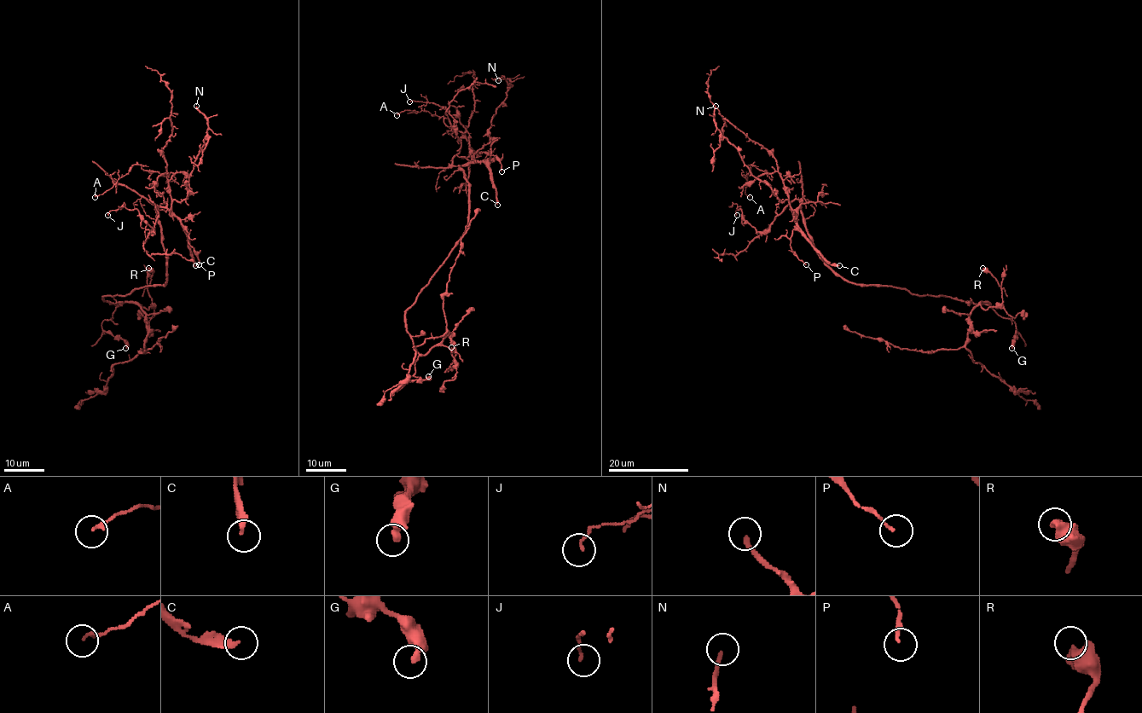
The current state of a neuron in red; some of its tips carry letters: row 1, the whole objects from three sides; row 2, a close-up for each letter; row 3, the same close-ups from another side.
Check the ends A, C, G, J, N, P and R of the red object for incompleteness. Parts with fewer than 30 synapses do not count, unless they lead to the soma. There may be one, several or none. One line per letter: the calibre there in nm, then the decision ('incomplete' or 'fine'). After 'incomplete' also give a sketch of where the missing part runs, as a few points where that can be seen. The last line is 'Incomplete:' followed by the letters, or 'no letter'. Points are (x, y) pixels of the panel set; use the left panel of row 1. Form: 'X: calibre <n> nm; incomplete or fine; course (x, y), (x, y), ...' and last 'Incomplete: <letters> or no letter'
A: calibre 120 nm; fine
C: calibre 240 nm; incomplete; course (195, 265), (203, 322), (223, 339), (229, 362), (246, 381), (224, 401), (221, 385), (225, 383)
G: calibre 400 nm; fine
J: calibre 120 nm; fine
N: calibre 180 nm; fine
P: calibre 120 nm; fine
R: calibre 550 nm; fine
Incomplete: C

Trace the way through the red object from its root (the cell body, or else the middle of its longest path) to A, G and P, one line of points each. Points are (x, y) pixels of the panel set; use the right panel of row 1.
A: (878, 286), (849, 282), (826, 264), (777, 171), (768, 175), (750, 165), (744, 192), (750, 197)
G: (878, 286), (988, 304), (1014, 322), (1011, 348)
P: (878, 286), (849, 282), (826, 264), (807, 231), (800, 207), (790, 247), (806, 264)

